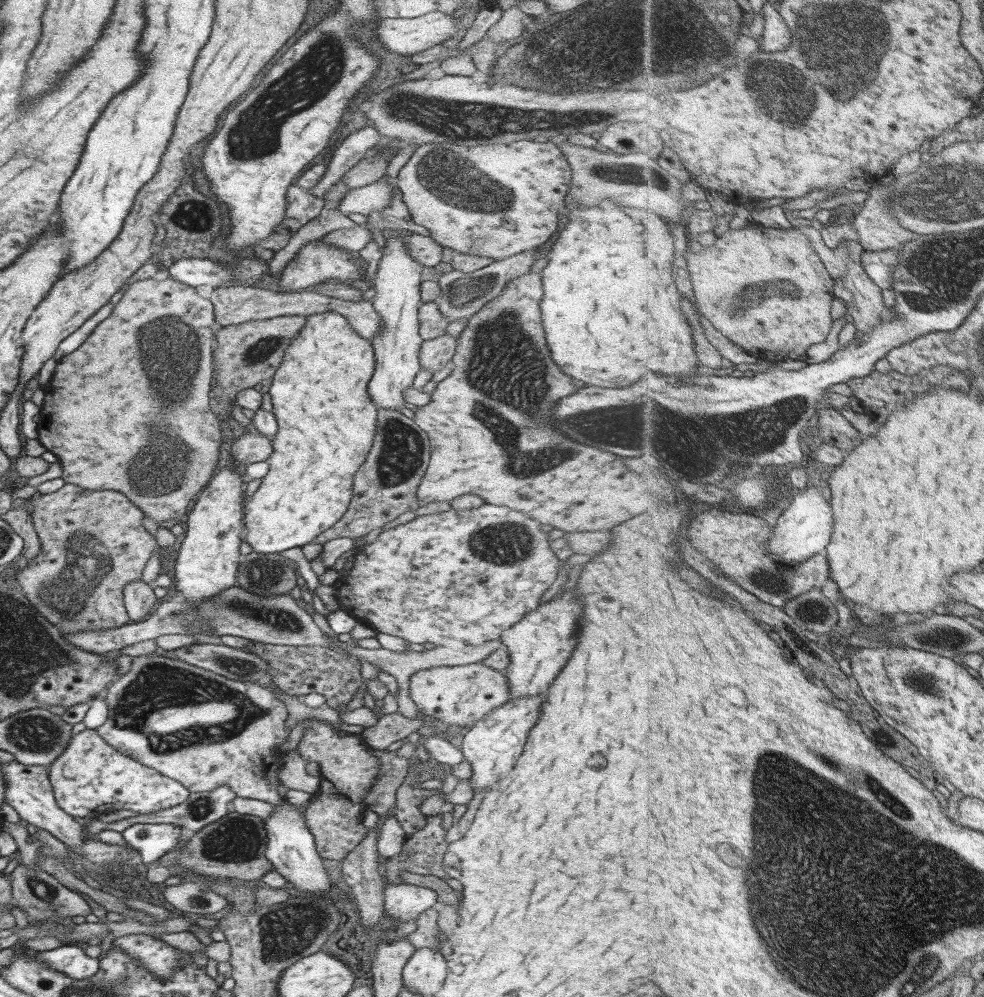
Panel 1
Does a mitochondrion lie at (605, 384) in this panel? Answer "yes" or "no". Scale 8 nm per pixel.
no

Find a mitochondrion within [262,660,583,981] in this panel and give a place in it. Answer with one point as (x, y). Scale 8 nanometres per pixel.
(392, 931)

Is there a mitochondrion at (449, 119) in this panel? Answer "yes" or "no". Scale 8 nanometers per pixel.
yes

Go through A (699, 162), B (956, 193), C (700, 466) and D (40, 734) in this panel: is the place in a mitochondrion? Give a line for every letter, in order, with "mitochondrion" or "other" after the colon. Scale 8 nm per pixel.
A: other
B: mitochondrion
C: mitochondrion
D: mitochondrion

